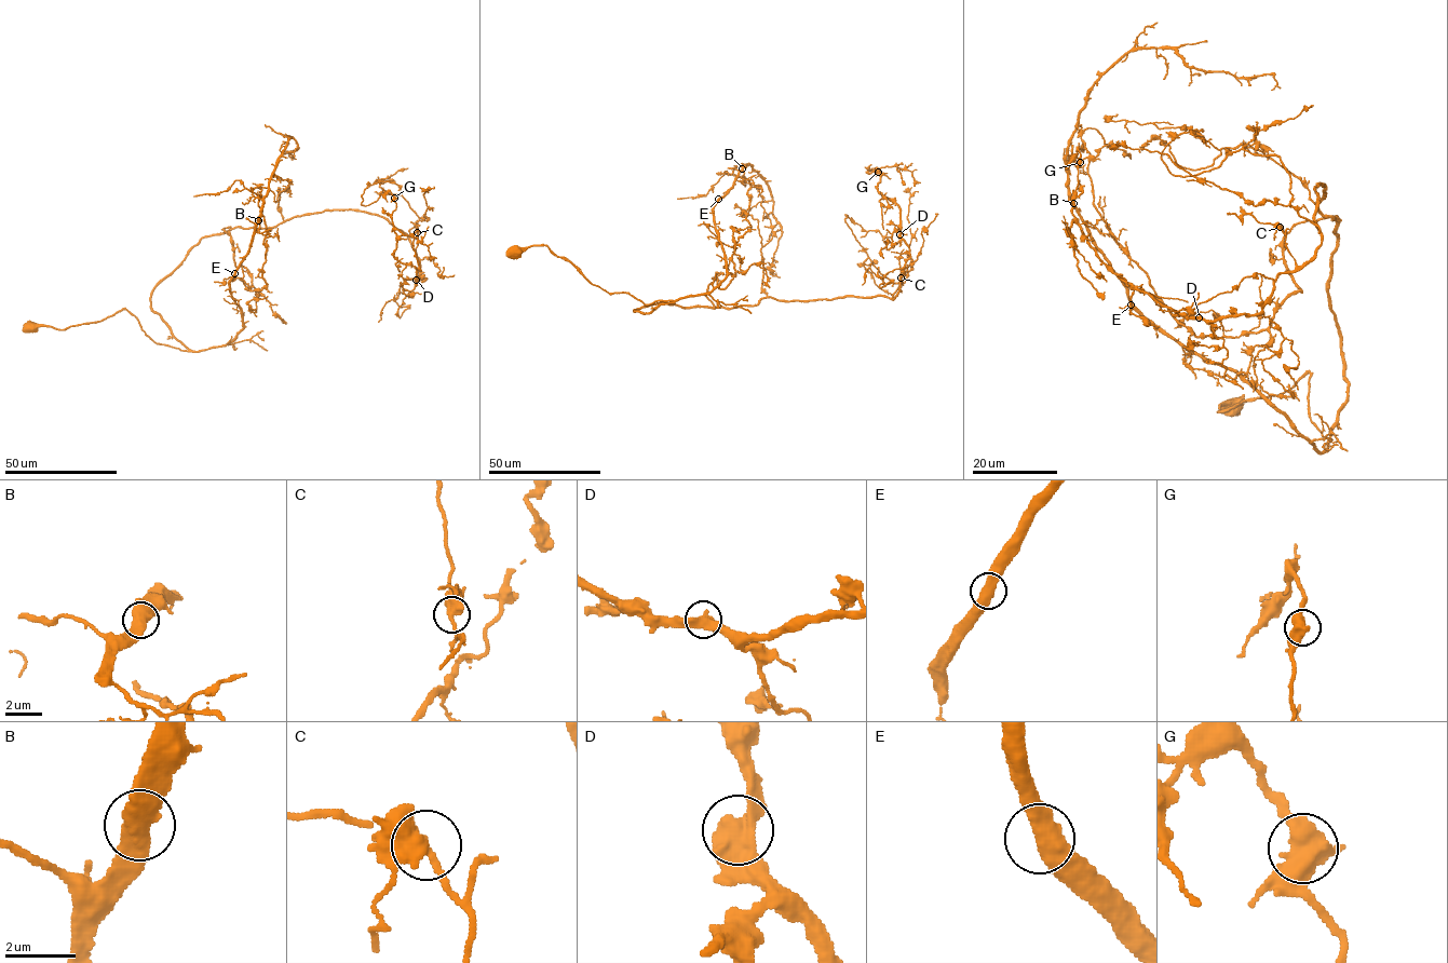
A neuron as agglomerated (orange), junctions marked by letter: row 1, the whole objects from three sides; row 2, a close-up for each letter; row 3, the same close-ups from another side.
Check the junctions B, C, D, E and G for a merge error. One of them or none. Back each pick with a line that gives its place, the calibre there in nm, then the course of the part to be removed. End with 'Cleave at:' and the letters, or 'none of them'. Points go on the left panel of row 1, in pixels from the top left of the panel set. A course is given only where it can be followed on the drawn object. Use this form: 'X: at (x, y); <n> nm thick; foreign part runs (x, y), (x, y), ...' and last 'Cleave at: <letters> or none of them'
Cleave at: none of them

